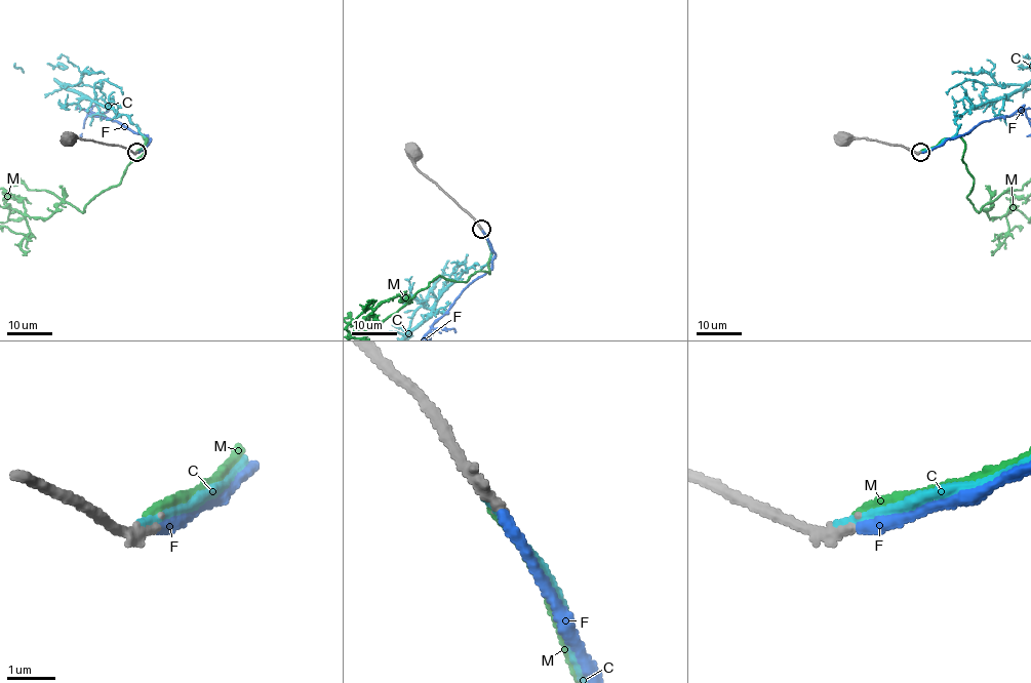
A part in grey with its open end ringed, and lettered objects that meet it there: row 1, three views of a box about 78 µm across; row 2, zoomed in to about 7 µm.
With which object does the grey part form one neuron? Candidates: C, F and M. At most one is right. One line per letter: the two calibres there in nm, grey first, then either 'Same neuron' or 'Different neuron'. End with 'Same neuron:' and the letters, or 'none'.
C: Thickness 280 nm (grey) against 200 nm. Different neuron
F: Thickness 240 nm (grey) against 280 nm. Same neuron
M: Thickness 240 nm (grey) against 200 nm. Different neuron
Same neuron: F

